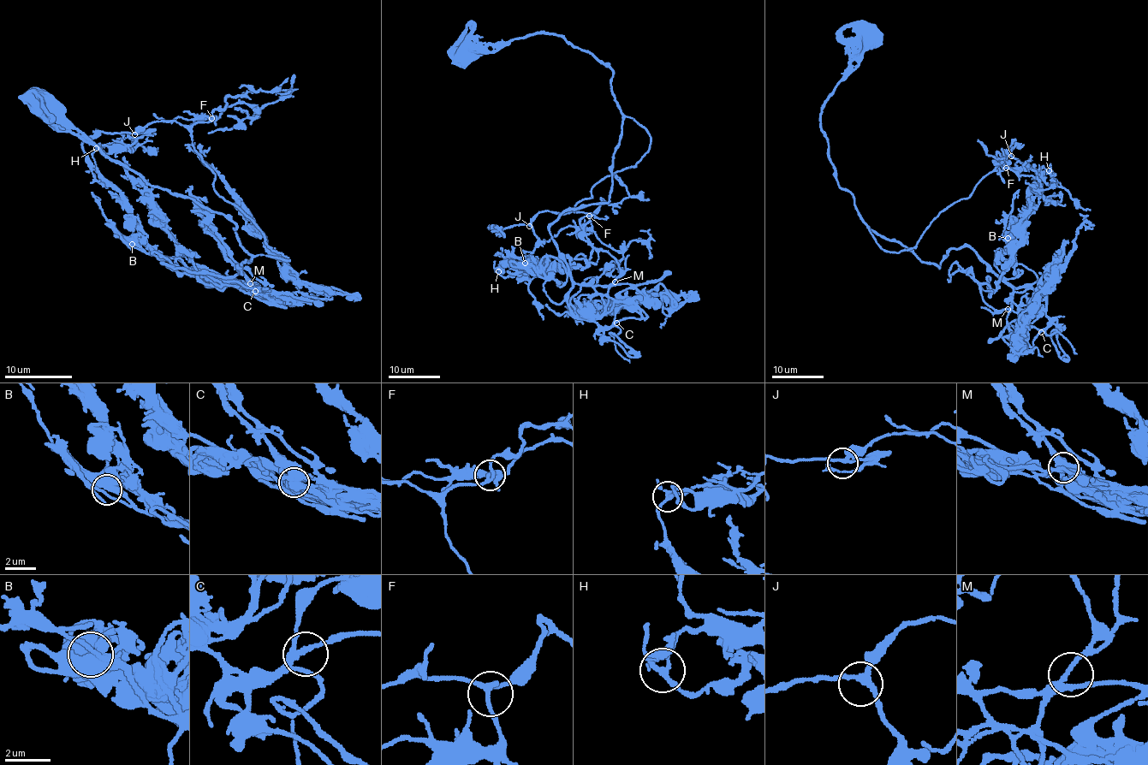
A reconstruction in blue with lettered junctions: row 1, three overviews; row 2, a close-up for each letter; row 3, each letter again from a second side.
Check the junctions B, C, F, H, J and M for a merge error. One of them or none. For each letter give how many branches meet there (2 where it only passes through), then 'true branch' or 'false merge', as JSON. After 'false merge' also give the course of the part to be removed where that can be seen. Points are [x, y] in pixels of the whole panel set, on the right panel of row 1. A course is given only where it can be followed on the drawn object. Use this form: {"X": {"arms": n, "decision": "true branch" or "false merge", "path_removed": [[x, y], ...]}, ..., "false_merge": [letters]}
{"B": {"arms": 5, "decision": "true branch"}, "C": {"arms": 4, "decision": "true branch"}, "F": {"arms": 3, "decision": "true branch"}, "H": {"arms": 4, "decision": "true branch"}, "J": {"arms": 3, "decision": "true branch"}, "M": {"arms": 3, "decision": "true branch"}, "false_merge": []}

